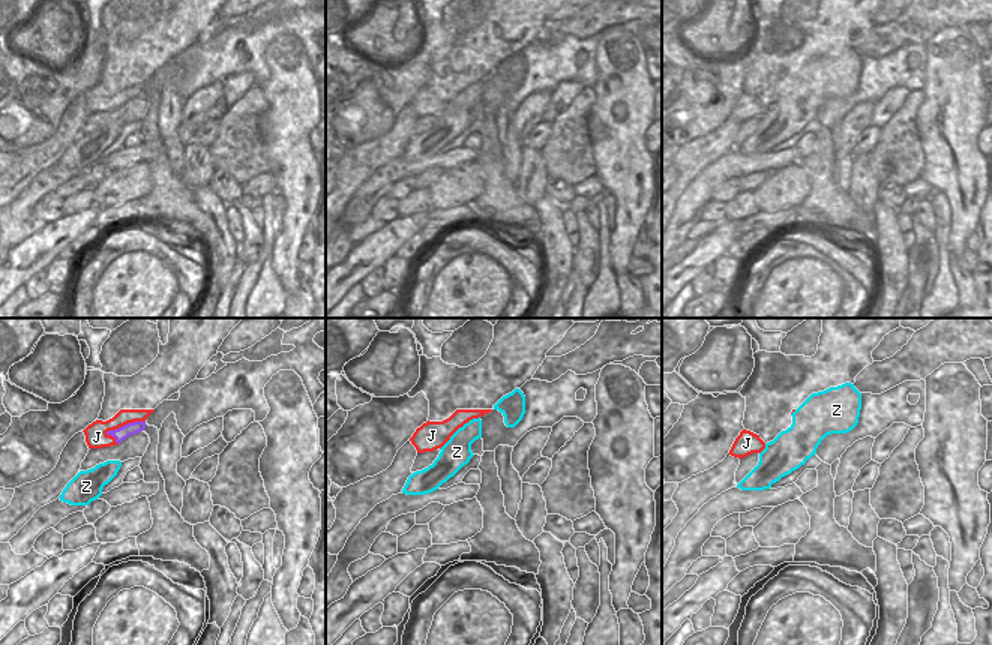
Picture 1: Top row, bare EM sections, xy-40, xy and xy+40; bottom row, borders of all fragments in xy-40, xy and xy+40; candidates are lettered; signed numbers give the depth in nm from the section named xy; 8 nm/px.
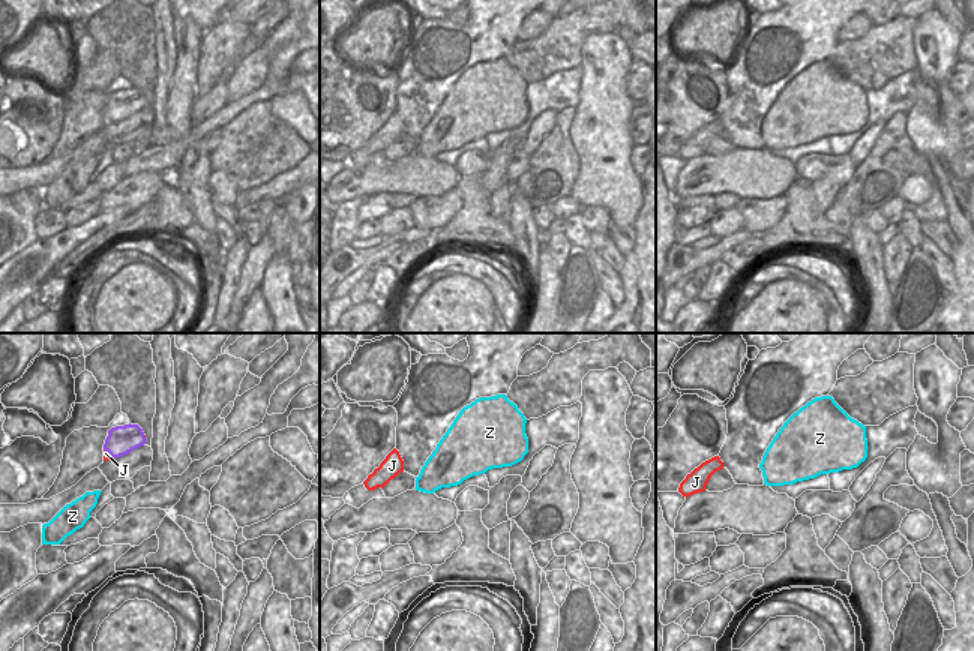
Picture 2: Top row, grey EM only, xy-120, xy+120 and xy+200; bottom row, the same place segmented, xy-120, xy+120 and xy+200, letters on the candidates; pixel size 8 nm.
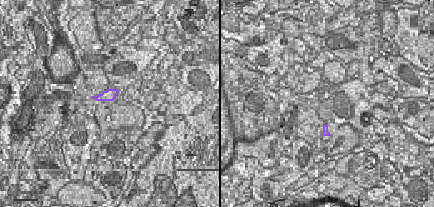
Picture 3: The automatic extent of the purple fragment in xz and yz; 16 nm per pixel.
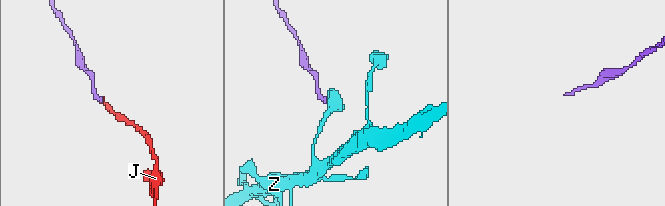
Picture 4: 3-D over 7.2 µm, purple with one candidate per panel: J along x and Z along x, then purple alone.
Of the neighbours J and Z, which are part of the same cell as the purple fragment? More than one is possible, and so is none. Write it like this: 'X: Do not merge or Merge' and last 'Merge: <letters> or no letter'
J: Merge
Z: Do not merge
Merge: J.

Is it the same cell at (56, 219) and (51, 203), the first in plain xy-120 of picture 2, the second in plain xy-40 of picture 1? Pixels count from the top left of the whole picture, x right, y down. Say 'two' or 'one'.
one

